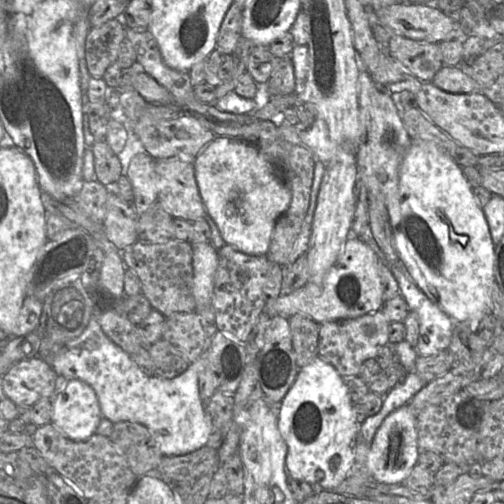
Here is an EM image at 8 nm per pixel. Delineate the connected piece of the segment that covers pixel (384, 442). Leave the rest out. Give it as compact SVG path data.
M406 404L394 410L382 422L370 443L366 467L376 482L401 484L418 463L419 453L417 416L409 404Z

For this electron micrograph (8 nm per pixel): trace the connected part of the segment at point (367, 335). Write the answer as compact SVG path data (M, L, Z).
M381 310L356 318L318 323L318 355L330 363L342 378L358 376L363 363L374 359L379 350L389 344L390 323Z

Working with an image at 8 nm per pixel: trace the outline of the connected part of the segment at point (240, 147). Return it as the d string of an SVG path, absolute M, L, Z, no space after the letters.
M216 136L213 141L211 141L195 158L194 158L194 168L195 168L195 178L199 193L205 210L208 215L216 223L220 234L226 244L232 245L238 250L248 255L267 255L269 250L269 245L271 241L271 236L274 230L276 221L283 215L289 208L291 202L291 190L290 186L286 180L286 177L278 163L276 163L272 158L267 156L256 144L248 141L244 141L243 138L235 137L224 137Z

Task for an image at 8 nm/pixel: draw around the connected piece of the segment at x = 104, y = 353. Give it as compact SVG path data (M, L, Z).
M95 305L95 314L92 315L92 317L89 320L89 323L85 330L76 338L69 340L65 344L62 344L59 346L55 351L53 351L52 354L45 355L45 356L36 356L36 357L41 357L43 360L45 360L47 363L51 365L51 367L54 369L58 377L64 378L65 380L70 380L70 379L79 379L87 384L89 384L95 391L96 396L98 398L98 402L100 405L102 417L107 418L113 423L119 422L119 421L132 421L132 422L137 422L140 423L148 428L148 430L151 432L153 437L156 440L156 443L163 454L163 456L177 456L177 455L183 455L183 454L188 454L190 452L193 452L203 446L205 446L211 436L212 432L212 426L211 423L208 423L206 421L206 415L205 415L205 402L200 396L199 392L199 386L198 386L198 375L201 370L203 370L205 367L207 367L207 362L208 362L208 355L209 351L211 349L211 346L208 347L207 351L205 353L201 353L199 358L193 362L190 363L188 368L180 375L167 379L167 378L160 378L157 376L153 375L147 375L145 374L133 361L130 356L130 354L126 353L124 350L122 350L118 345L116 345L108 336L103 332L97 317L96 317L96 305Z

